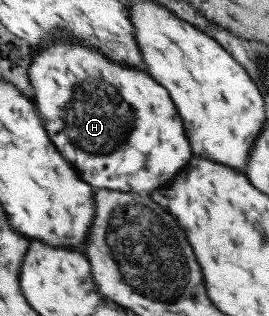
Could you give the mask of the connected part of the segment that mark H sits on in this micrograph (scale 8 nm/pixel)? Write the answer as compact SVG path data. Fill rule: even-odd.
M60 29L52 31L52 38L52 44L34 51L34 61L30 65L30 82L36 90L34 101L39 116L44 120L45 126L48 126L52 142L60 146L64 158L68 158L80 170L82 178L94 188L152 192L160 186L168 186L192 158L190 140L184 130L185 124L168 89L146 69L112 62L100 50L86 43L74 42L68 35L62 35Z

